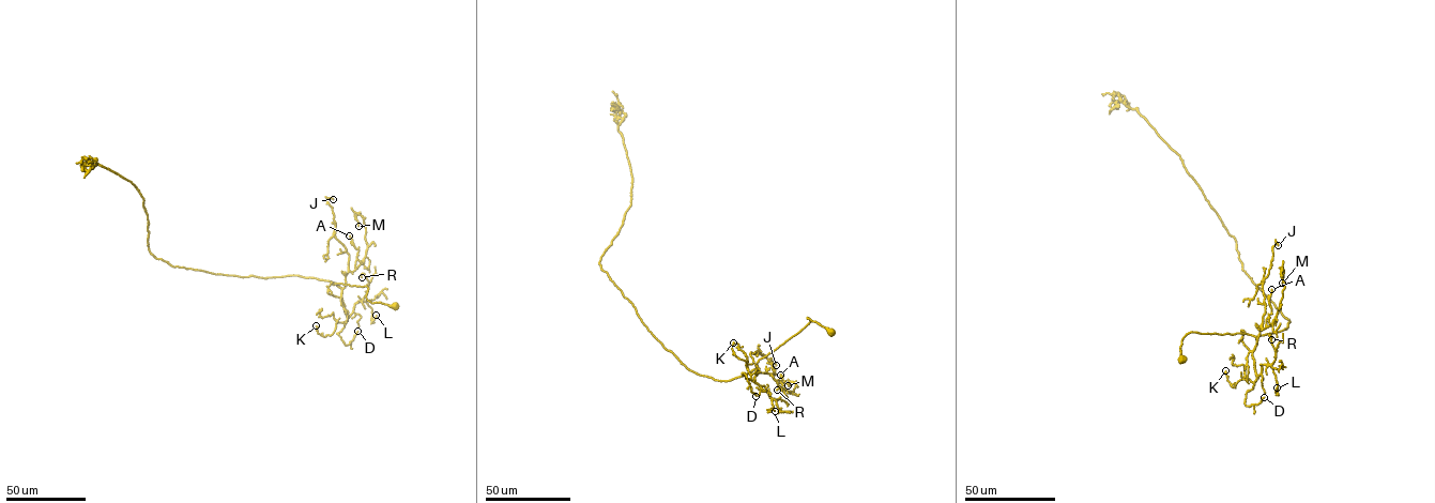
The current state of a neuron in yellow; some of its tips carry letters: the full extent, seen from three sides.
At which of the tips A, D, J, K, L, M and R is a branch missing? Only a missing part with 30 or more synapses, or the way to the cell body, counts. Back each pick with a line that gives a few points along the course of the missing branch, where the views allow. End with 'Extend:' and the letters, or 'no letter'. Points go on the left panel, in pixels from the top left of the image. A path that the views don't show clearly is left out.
Extend: no letter

